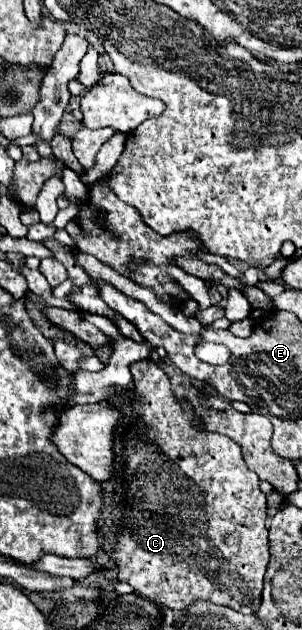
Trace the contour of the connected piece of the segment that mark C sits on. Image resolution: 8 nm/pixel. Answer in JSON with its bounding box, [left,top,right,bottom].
[113,360,269,614]

